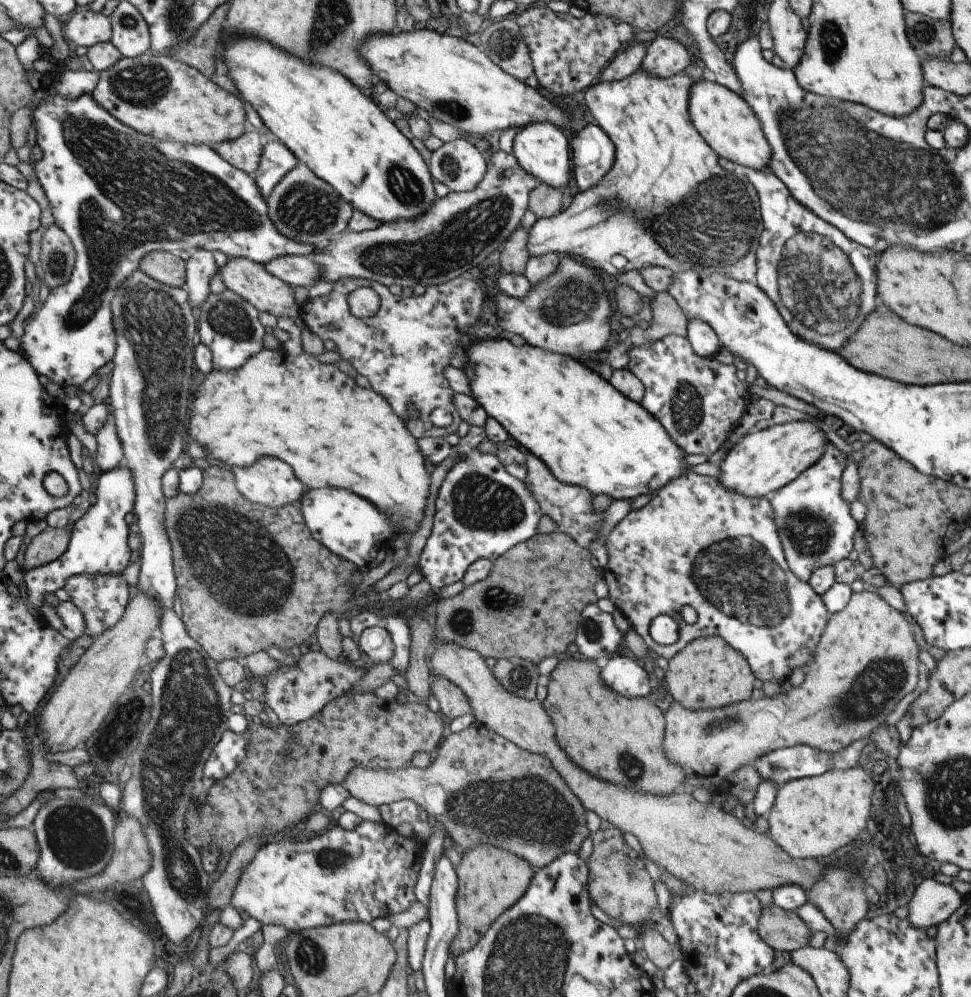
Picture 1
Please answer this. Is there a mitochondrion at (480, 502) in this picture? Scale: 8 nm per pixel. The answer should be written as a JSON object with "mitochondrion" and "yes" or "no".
{"mitochondrion":"yes"}

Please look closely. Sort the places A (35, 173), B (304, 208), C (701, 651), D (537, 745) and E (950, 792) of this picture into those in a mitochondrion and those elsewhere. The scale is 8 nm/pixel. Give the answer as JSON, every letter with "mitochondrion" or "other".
{"A":"other","B":"mitochondrion","C":"other","D":"other","E":"mitochondrion"}

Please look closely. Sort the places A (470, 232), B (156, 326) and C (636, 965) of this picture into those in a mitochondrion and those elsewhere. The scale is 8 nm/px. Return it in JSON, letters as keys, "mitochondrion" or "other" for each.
{"A":"mitochondrion","B":"mitochondrion","C":"other"}

